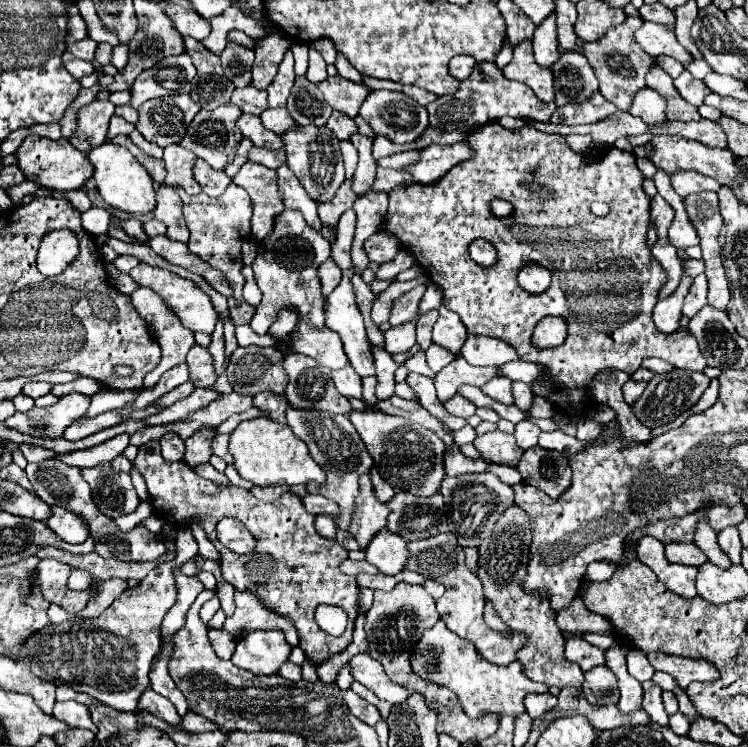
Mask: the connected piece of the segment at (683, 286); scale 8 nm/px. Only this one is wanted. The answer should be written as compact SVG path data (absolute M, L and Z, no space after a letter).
M682 273L682 279L680 279L680 285L676 287L676 291L658 301L656 307L654 307L654 324L659 331L663 333L673 333L680 327L680 319L682 319L682 301L692 285L692 277Z

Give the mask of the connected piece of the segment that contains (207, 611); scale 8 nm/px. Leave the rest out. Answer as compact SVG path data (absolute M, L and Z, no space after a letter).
M212 597L210 601L206 601L206 603L202 605L202 609L200 609L200 619L202 619L204 623L208 623L218 609L220 609L220 601L218 601L218 597Z

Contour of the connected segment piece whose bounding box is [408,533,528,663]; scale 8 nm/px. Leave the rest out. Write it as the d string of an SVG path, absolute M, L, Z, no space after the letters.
M440 533L422 541L410 541L408 543L410 549L410 561L408 561L408 569L422 573L426 579L434 579L440 581L446 587L446 593L436 601L436 609L440 613L440 617L444 619L444 623L448 625L448 629L456 635L460 635L462 639L468 639L476 645L478 653L482 653L482 657L486 657L492 663L514 663L516 653L528 643L528 637L524 633L502 633L496 629L490 629L484 619L482 619L482 611L484 611L484 595L482 595L482 585L480 579L464 565L464 549L458 545L458 539L452 533Z

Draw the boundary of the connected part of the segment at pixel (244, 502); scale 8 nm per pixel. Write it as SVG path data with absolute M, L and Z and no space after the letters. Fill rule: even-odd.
M148 441L140 445L134 463L146 479L150 503L154 503L154 515L174 527L188 527L194 521L202 523L202 529L220 553L220 567L224 579L238 591L254 593L270 611L292 621L298 631L298 647L304 651L306 659L312 665L322 665L330 661L352 643L360 589L356 577L348 577L340 571L340 563L348 557L348 551L338 541L328 541L318 535L318 531L314 529L316 517L304 509L302 501L296 495L286 493L274 503L262 503L246 489L232 485L228 489L220 489L218 485L212 485L212 481L202 479L184 461L166 461L160 455L158 441ZM224 515L234 517L246 525L246 529L256 539L254 551L238 555L218 541L216 523L224 519ZM320 603L338 605L348 613L348 629L344 631L344 635L330 637L316 625L314 609Z

